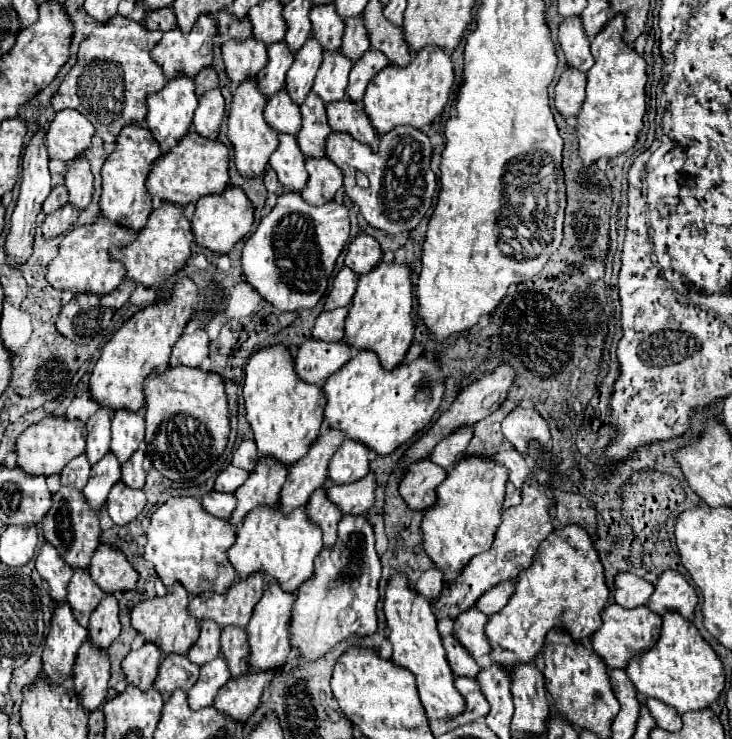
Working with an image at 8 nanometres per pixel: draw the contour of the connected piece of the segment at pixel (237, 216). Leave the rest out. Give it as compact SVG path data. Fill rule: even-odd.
M231 185L219 195L201 197L197 201L197 209L191 219L191 231L193 231L195 243L213 253L229 253L233 245L251 231L251 225L253 225L251 201L239 187L231 187Z

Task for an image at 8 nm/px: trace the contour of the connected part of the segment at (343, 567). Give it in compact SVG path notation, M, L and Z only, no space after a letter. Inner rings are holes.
M365 515L343 517L339 521L339 537L331 549L323 549L315 557L315 577L299 589L291 607L289 641L305 661L317 661L337 643L349 637L367 637L377 631L375 605L379 601L377 583L381 563L375 553L375 535Z

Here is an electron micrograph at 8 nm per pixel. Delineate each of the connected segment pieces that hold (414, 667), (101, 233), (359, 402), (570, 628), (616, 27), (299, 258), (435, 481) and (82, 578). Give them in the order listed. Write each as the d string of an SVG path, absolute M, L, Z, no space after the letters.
M391 577L385 591L383 611L389 627L387 639L393 645L391 661L395 661L395 665L403 669L409 669L415 675L419 699L425 707L429 721L451 721L453 717L461 715L465 711L465 699L453 685L455 675L445 659L445 649L441 645L441 635L437 631L437 619L431 607L431 599L417 595L407 585L407 581L403 581L403 577Z
M99 219L97 223L85 225L85 227L75 227L61 239L59 253L53 261L49 261L45 279L49 281L51 287L61 289L61 291L69 289L73 291L73 295L111 293L123 281L123 265L119 265L119 261L111 261L109 247L111 245L125 247L133 241L135 235L137 235L135 231L123 229L121 225L111 225L109 221L103 221L103 219Z
M359 351L339 373L323 385L323 419L331 429L343 431L347 439L363 443L385 457L421 431L437 411L445 393L441 367L435 359L419 357L409 365L385 371L373 353Z
M567 525L553 531L537 549L533 563L519 575L515 597L495 613L485 625L485 635L491 645L489 657L507 673L513 673L519 663L533 663L543 649L545 637L559 625L575 643L583 643L601 627L601 609L609 599L609 589L603 579L603 567L589 539L579 525Z
M619 13L611 17L605 29L591 39L595 65L587 71L587 95L577 117L579 159L585 167L597 163L599 159L613 159L629 151L643 129L647 63L633 51L633 47L623 43L623 27L625 17Z
M285 191L243 247L243 279L261 295L263 301L279 311L313 309L327 291L335 261L347 239L347 207L337 205L335 201L329 201L323 207L311 207L299 193Z
M423 459L411 469L399 483L399 493L413 511L427 511L437 501L435 489L447 477L447 471L429 459Z
M75 569L67 601L71 603L71 611L81 627L89 625L89 617L103 597L105 593L91 581L89 573L85 569Z

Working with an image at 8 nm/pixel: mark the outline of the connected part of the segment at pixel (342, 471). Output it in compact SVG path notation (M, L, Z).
M343 441L329 463L329 479L337 485L347 485L363 479L369 473L367 449L355 445L353 441Z

